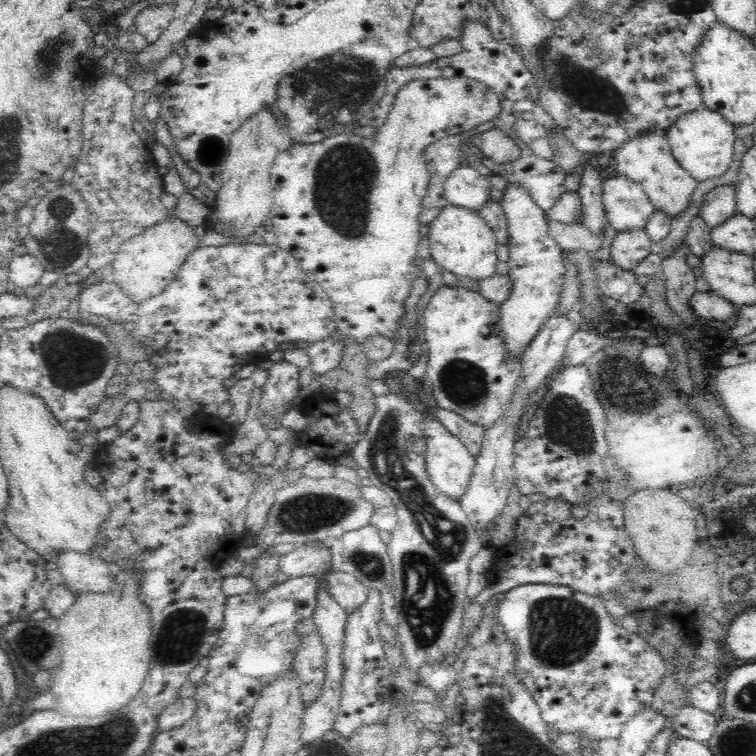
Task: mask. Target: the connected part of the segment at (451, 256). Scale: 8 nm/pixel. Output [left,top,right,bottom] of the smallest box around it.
[427,203,503,281]

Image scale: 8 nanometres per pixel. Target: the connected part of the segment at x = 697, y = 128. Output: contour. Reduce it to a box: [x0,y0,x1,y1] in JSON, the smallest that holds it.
[666,106,740,182]

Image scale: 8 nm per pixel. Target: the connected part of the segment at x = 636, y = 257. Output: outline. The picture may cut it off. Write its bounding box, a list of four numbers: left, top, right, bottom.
[607,229,652,271]

